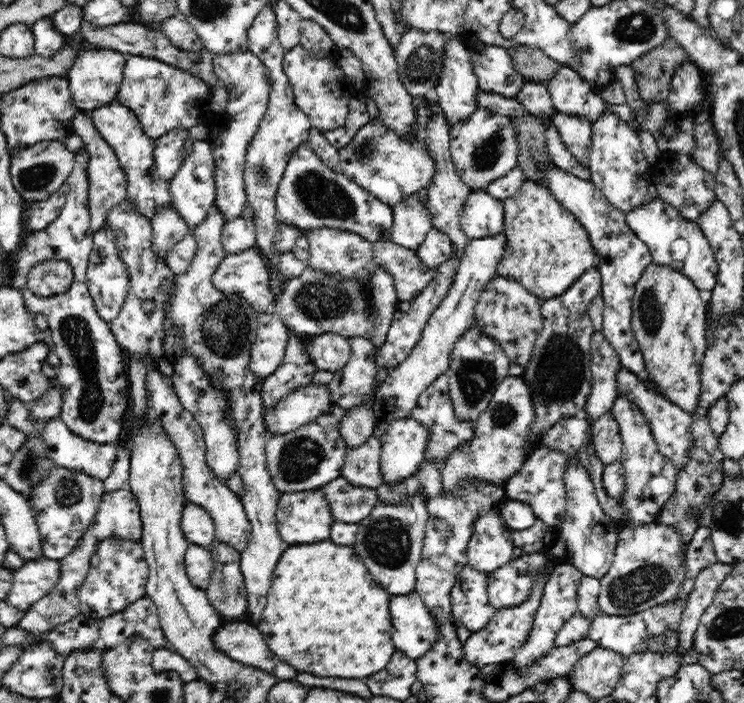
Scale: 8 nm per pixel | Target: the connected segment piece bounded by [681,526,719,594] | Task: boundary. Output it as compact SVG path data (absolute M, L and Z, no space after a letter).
M702 526L694 531L692 540L687 546L686 576L682 583L682 591L688 594L693 589L696 576L706 568L718 563L717 556L711 541L712 527Z

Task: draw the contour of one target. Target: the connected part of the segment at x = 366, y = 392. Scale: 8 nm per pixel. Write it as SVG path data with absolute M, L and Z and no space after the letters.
M361 336L348 338L348 342L350 343L350 358L340 370L333 373L332 380L327 384L330 391L330 401L345 411L362 406L362 404L366 404L370 400L370 394L374 390L374 382L376 382L376 374L378 372L374 343Z

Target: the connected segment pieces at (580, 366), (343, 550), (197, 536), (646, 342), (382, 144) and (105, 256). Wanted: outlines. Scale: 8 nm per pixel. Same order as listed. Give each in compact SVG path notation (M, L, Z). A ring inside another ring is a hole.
M592 267L581 274L564 294L541 301L543 328L522 374L536 410L528 434L530 448L541 446L541 438L561 418L579 416L585 410L591 385L590 336L595 331L588 326L587 306L600 292L601 274Z
M330 539L310 544L289 545L274 569L268 590L267 605L257 629L269 649L283 662L300 672L322 678L365 680L380 672L397 649L393 643L393 624L389 611L392 595L388 594L369 573L367 566L352 546L334 544Z
M189 502L184 507L181 529L189 543L210 548L214 541L214 521L208 511L200 505Z
M652 263L642 271L632 298L631 326L646 363L648 377L664 397L691 415L698 408L701 364L708 348L707 302L702 301L698 291L686 275L670 266Z
M378 118L364 123L350 142L339 148L335 170L370 192L378 201L393 207L432 185L436 161L426 146L426 127L414 126L409 137L402 137Z
M103 227L93 234L93 248L86 278L86 284L97 313L102 320L109 324L118 317L122 305L126 302L128 290L130 290L128 267L119 256L116 235L110 228Z

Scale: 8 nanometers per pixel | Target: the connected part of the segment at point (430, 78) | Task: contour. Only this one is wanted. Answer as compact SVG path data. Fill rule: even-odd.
M420 29L402 30L400 42L394 49L397 71L406 90L415 98L423 99L428 90L434 90L444 66L444 52L450 34L438 31L426 32Z

